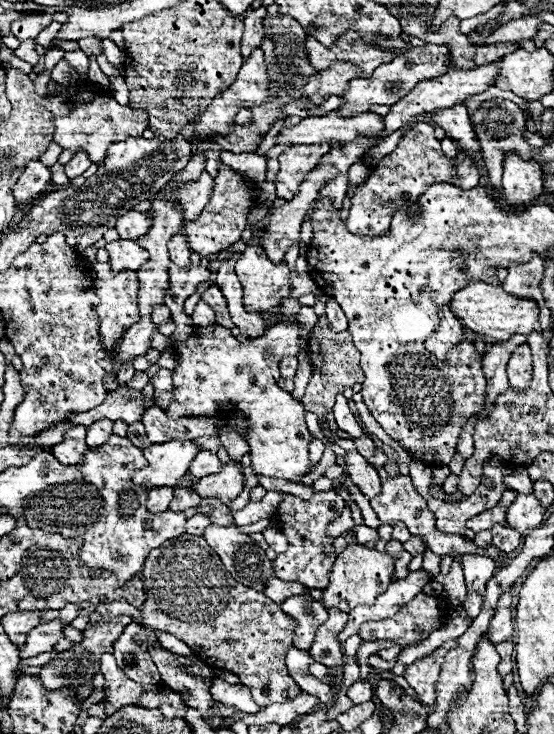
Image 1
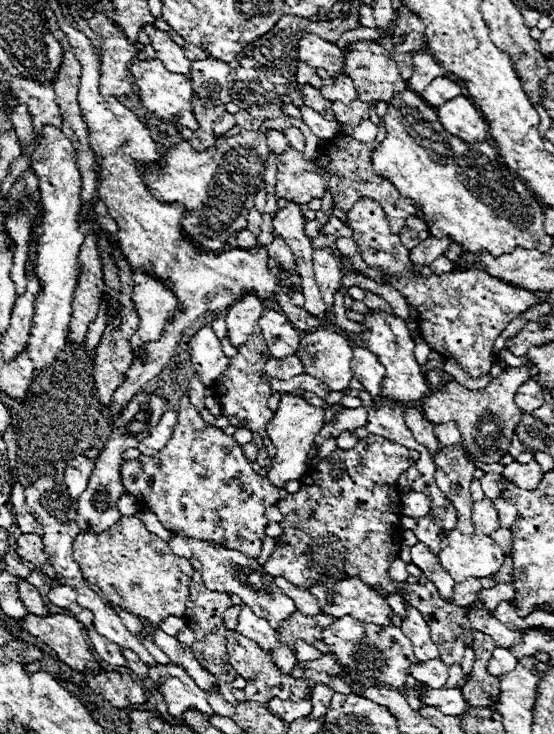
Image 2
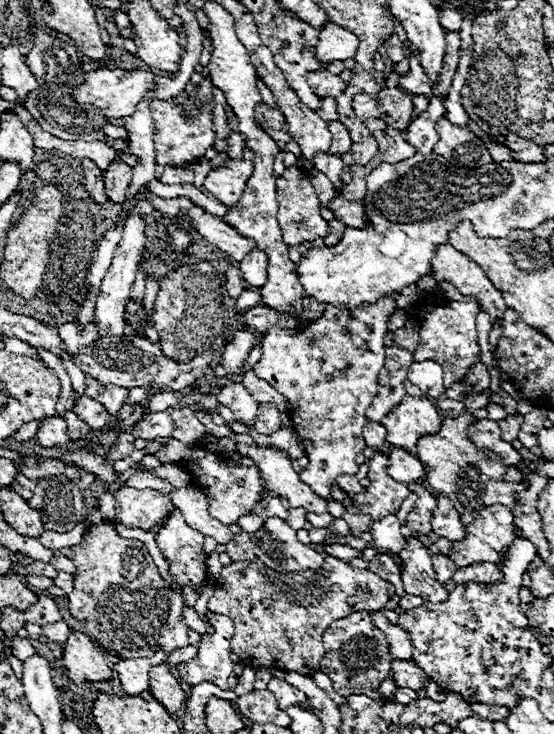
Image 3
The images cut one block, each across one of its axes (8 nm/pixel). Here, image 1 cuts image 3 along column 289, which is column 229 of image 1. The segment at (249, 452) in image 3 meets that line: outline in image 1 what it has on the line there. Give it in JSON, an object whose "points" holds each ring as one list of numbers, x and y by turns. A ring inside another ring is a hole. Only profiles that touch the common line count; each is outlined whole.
{"points":[[230,460,226,462,226,466,222,466,218,474,200,478,198,484,194,484,194,492,198,492,200,496,214,496,224,504,228,504,242,492,242,486,244,486,244,474,240,470,240,464]]}

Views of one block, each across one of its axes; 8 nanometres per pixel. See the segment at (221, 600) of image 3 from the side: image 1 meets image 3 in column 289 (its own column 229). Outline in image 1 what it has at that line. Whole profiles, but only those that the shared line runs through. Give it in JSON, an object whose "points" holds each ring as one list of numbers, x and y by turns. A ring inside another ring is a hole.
{"points":[[184,534,152,550,148,560,144,562,142,580,146,590,146,602,138,616,142,626,174,634,178,640,186,642,190,650,210,668,220,668,236,674,242,684,250,688,258,706,266,706,276,700,292,700,300,694,300,686,290,678,284,662,286,652,292,646,296,622,262,592,238,584,202,536]]}

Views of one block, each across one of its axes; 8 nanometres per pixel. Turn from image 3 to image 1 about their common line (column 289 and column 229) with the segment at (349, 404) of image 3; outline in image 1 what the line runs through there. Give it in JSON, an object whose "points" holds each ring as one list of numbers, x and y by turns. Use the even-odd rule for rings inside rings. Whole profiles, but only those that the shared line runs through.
{"points":[[278,322,270,328,266,328,266,334,260,338,252,338,248,342,238,342,228,328,210,324,210,326,194,326,190,338,176,346,176,352,180,354,178,366,174,370,174,400,166,408,168,418,180,418,180,416,228,416,230,410,240,410,248,418,248,442,252,448,252,466,258,474,268,478,280,478,290,482,302,482,302,476,310,472,310,456,308,446,312,440,312,434,306,428,304,422,304,404,294,400,288,392,284,392,276,382,280,380,280,360,282,356,298,356,300,354,300,328,298,322],[220,402,234,402,230,410,220,408]]}

